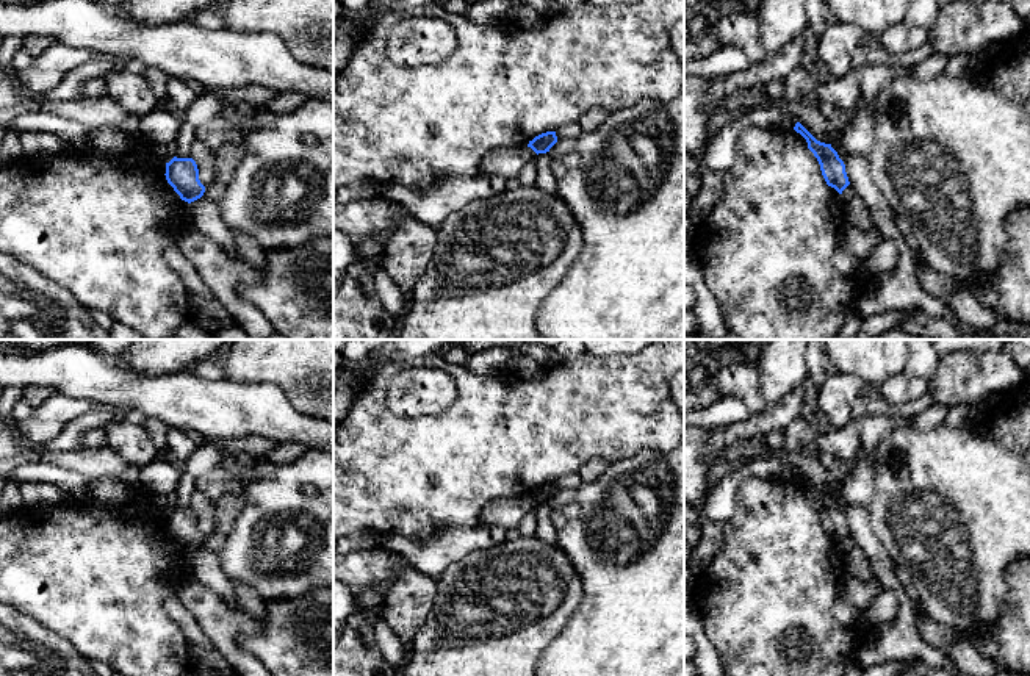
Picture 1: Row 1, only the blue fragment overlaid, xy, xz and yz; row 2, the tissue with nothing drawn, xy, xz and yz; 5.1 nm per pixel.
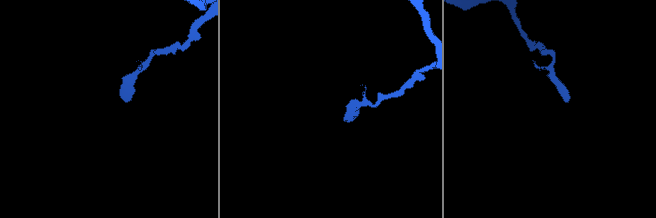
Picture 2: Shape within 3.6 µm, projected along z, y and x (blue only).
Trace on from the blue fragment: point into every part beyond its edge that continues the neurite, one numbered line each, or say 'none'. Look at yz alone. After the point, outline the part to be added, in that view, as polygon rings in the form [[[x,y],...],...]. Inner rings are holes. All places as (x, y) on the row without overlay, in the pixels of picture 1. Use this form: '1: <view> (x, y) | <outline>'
none

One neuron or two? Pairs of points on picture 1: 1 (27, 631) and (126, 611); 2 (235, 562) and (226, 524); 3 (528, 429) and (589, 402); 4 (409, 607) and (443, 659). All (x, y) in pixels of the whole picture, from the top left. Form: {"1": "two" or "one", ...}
{"1": "two", "2": "two", "3": "one", "4": "two"}

